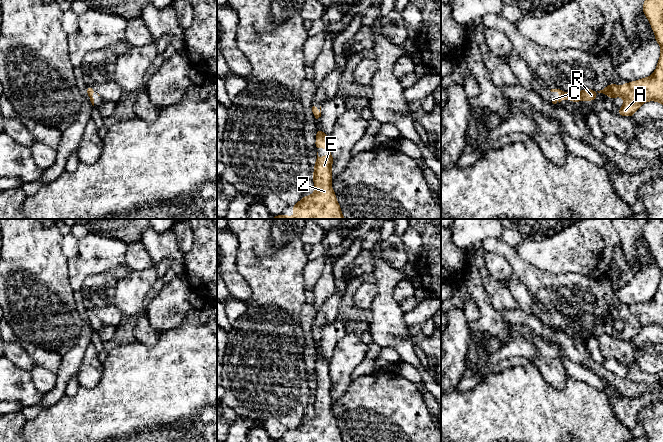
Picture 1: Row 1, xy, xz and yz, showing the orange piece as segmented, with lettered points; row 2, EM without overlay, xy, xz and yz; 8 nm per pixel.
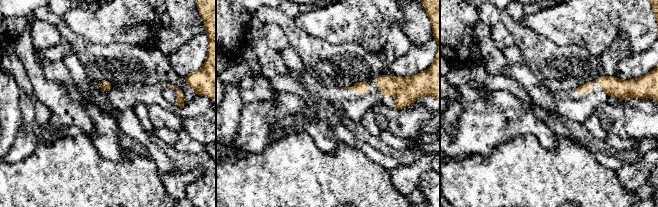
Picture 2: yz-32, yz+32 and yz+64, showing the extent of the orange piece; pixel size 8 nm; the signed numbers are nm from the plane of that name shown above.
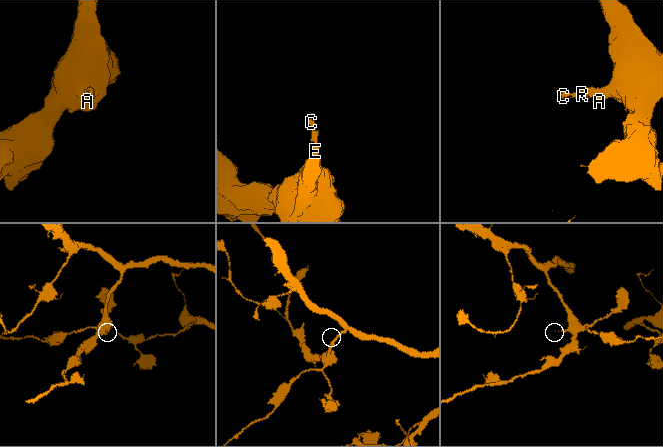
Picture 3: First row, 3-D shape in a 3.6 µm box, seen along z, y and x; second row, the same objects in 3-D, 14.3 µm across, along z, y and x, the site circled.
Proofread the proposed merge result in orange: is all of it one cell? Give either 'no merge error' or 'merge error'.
no merge error

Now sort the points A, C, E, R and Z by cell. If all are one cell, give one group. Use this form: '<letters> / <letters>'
A C E R Z

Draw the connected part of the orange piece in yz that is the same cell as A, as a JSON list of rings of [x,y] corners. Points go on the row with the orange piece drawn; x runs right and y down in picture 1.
[[[645,0],[643,12],[655,33],[655,40],[661,47],[661,55],[654,73],[646,78],[625,83],[621,87],[610,84],[597,91],[610,99],[621,96],[624,100],[618,115],[631,117],[647,101],[657,101],[663,105],[663,0]]]

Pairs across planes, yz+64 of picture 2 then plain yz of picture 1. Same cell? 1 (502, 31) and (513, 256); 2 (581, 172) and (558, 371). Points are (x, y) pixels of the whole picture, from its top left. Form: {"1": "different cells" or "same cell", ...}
{"1": "different cells", "2": "different cells"}

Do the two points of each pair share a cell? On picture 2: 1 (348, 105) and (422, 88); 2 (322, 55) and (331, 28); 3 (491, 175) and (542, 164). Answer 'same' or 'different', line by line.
1: same
2: different
3: same

